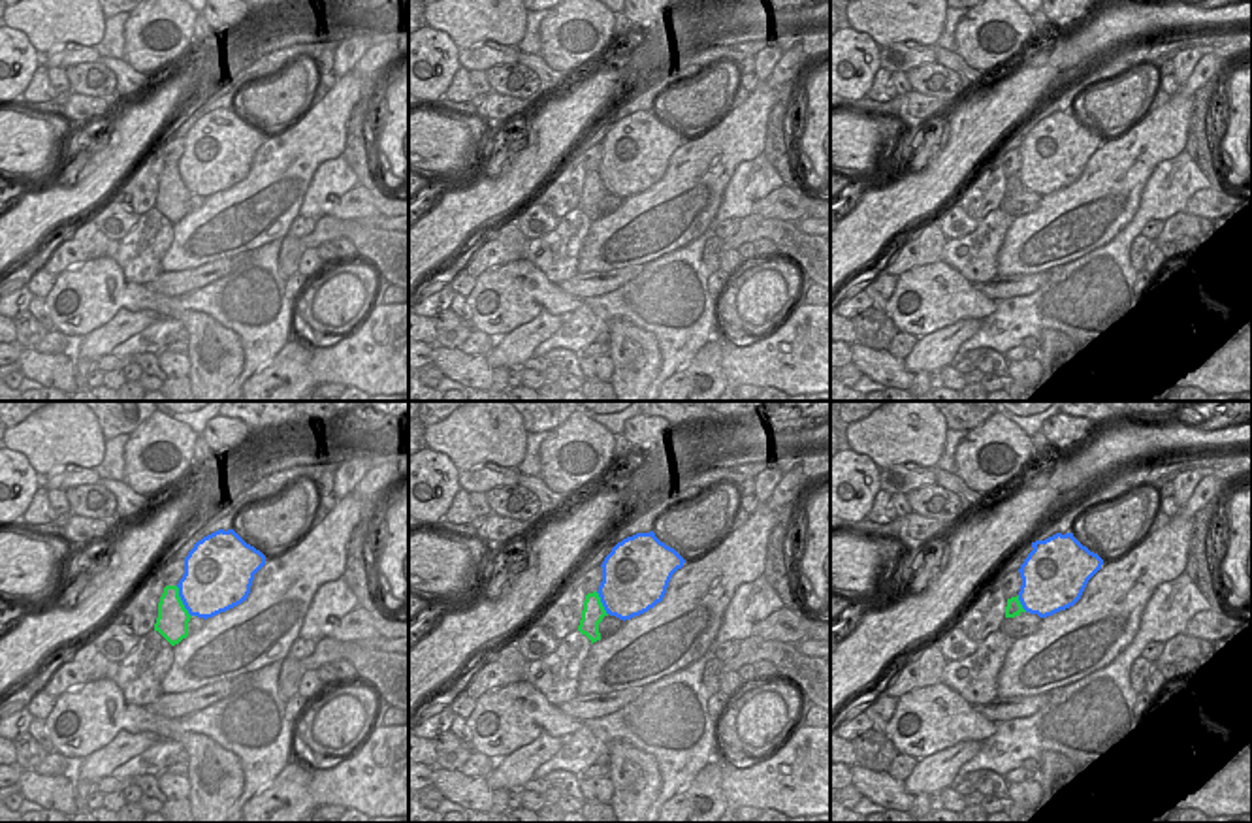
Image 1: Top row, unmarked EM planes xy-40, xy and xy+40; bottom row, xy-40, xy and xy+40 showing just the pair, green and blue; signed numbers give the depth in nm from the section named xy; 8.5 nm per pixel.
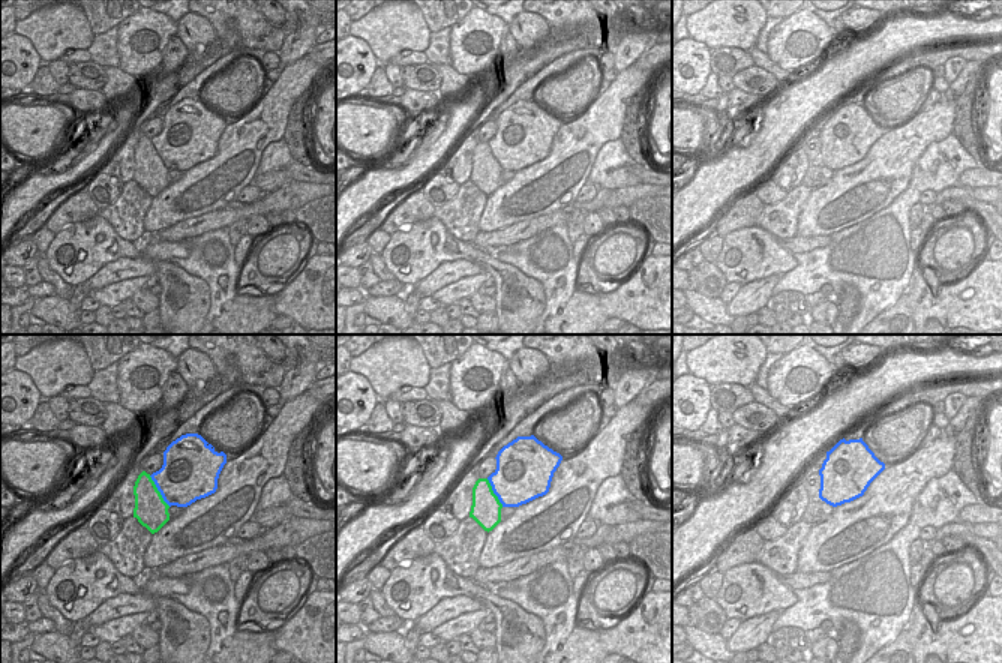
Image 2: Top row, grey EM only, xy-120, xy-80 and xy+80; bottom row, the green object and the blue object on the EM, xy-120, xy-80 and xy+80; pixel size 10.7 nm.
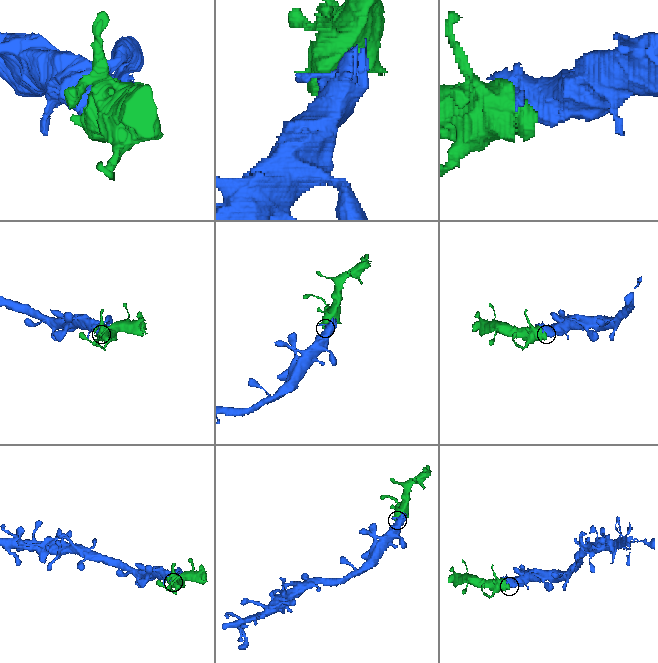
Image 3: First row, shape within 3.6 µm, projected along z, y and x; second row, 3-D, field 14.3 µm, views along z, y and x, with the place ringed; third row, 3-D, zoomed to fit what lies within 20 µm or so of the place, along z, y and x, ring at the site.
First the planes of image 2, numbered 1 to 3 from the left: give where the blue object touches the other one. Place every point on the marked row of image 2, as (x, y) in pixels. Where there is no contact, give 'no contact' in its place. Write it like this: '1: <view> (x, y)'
1: xy-120 (158, 491)
2: xy-80 (492, 492)
3: no contact

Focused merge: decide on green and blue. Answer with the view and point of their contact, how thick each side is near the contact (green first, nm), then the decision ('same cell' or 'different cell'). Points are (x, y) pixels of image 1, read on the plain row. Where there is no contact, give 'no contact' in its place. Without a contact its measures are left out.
xy-40 (181, 179) | 280/460 nm | same cell

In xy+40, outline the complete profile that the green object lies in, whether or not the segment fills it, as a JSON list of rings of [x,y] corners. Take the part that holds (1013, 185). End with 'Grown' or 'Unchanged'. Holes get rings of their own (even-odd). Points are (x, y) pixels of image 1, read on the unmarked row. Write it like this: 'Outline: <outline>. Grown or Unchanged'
Outline: [[[1073,111],[1035,119],[1032,126],[1019,147],[1022,164],[1017,175],[1007,177],[1005,196],[1022,190],[1047,196],[1073,185],[1103,143]]]. Grown.

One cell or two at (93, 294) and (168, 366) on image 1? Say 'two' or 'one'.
two

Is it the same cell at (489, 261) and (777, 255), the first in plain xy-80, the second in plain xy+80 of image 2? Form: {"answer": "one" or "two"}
{"answer": "one"}

